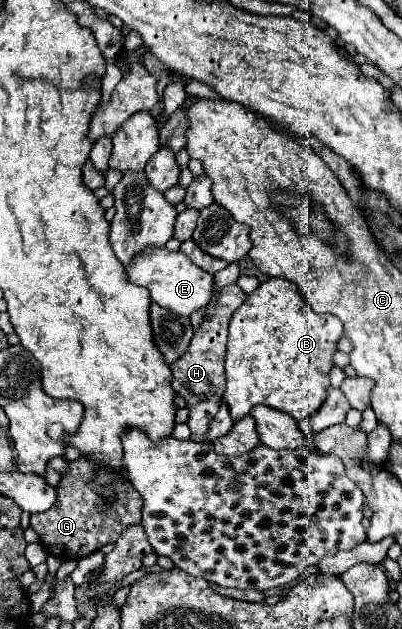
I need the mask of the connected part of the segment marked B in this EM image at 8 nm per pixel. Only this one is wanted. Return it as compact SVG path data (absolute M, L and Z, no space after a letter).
M268 278L246 302L234 312L228 326L228 346L226 346L226 392L230 414L234 420L248 416L250 408L256 404L266 404L280 412L290 414L296 420L308 420L326 400L326 390L330 386L328 372L334 366L332 354L342 338L342 322L334 314L316 314L308 302L298 292L294 282L286 278Z

